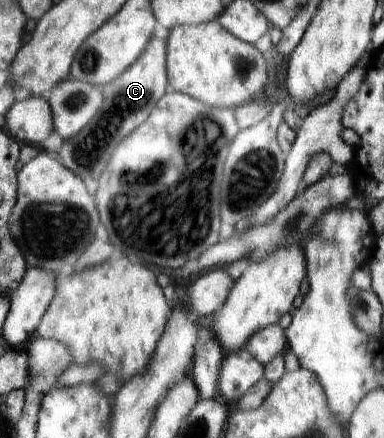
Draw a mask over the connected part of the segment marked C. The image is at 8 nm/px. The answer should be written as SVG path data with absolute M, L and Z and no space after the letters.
M152 39L140 59L118 79L101 88L108 98L108 104L104 104L104 112L100 112L100 116L96 116L92 124L87 124L88 128L83 128L84 132L80 131L70 139L62 141L56 158L85 183L100 178L100 172L106 170L114 148L119 146L118 142L144 123L148 115L155 110L154 106L157 106L166 94L166 84L170 83L167 80L166 46L164 41Z

